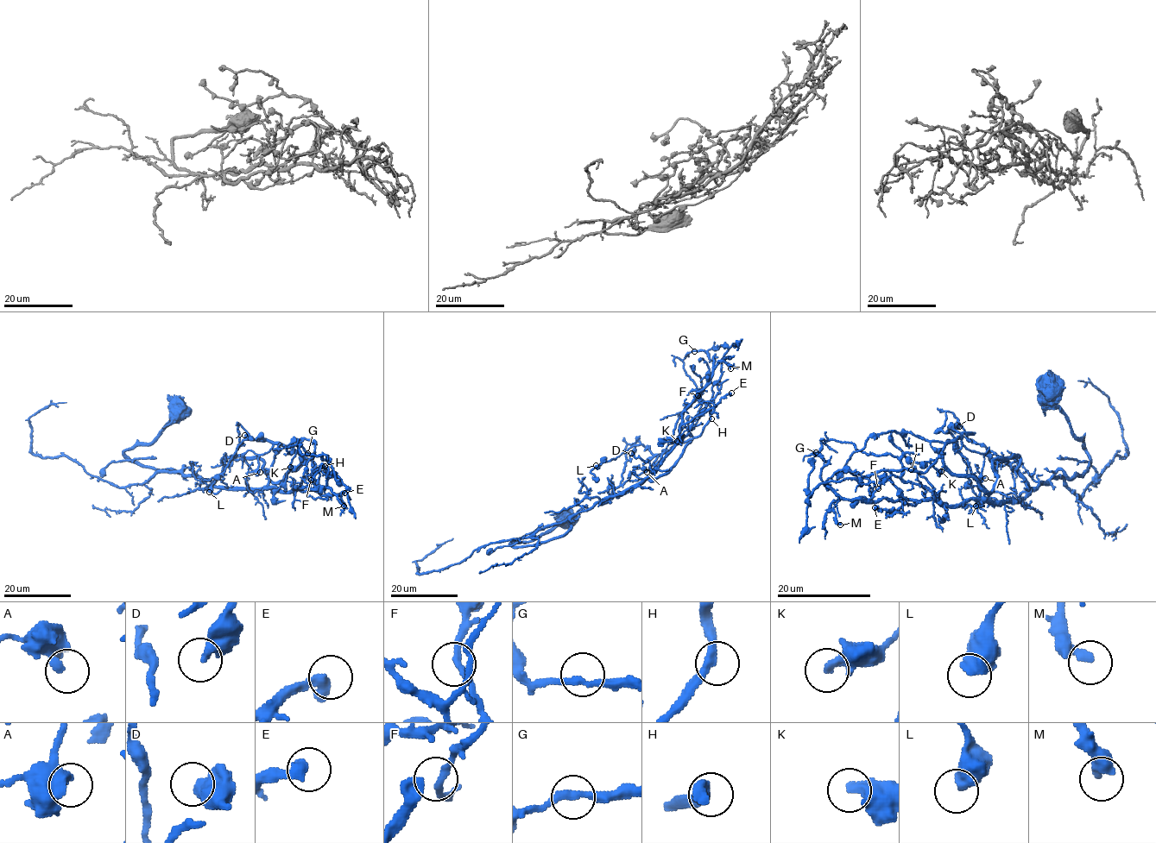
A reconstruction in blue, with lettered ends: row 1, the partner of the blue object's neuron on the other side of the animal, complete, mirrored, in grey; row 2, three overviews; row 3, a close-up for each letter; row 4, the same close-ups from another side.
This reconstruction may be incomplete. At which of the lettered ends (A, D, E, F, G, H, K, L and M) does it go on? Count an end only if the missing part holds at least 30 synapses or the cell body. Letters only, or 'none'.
none

